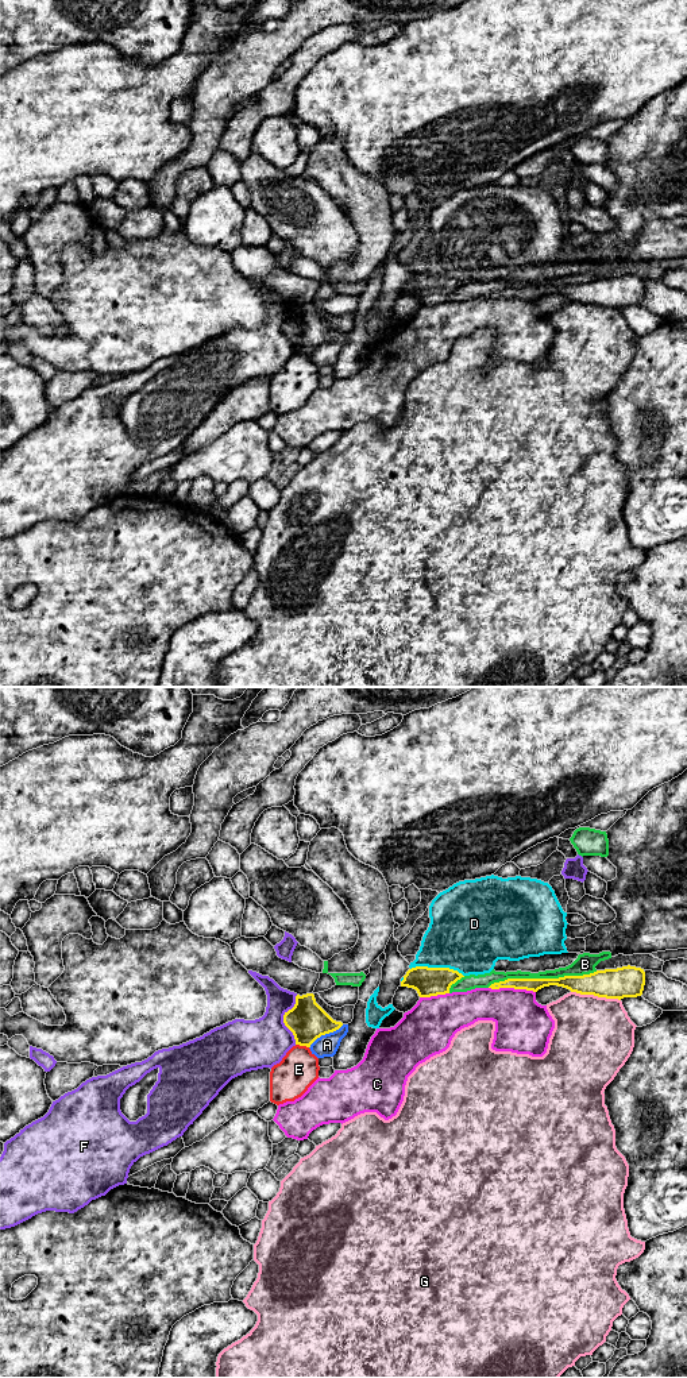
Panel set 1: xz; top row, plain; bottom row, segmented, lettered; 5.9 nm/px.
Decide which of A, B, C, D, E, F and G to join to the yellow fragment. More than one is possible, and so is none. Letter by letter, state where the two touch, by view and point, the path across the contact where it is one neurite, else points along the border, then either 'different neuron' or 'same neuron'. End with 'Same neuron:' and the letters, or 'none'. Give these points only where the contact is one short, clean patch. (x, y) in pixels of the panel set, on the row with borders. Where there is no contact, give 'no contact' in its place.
A: xz (325, 1033) | along xz (343, 1025), (321, 1034), (309, 1048) | different neuron
B: xz (541, 979) | different neuron
C: xz (512, 987) | different neuron
D: xz (437, 968) | different neuron
E: xz (303, 1045) | along xz (296, 1043), (308, 1048) | different neuron
F: xz (284, 1019) | different neuron
G: xz (595, 995) | different neuron
Same neuron: none

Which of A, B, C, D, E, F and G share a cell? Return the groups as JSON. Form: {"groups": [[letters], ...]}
{"groups": [["A"], ["B"], ["C"], ["D"], ["E"], ["F"], ["G"]]}

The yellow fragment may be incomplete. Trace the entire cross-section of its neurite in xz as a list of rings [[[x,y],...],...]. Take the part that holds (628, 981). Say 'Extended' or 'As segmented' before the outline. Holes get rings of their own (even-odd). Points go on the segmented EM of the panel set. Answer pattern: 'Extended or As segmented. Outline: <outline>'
As segmented. Outline: [[[636,966],[597,970],[583,976],[564,976],[559,979],[507,979],[494,983],[489,988],[514,988],[537,992],[549,985],[557,985],[580,995],[594,995],[606,999],[637,997],[642,995],[645,972]]]

